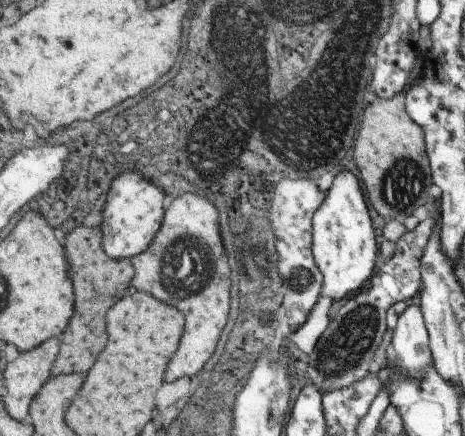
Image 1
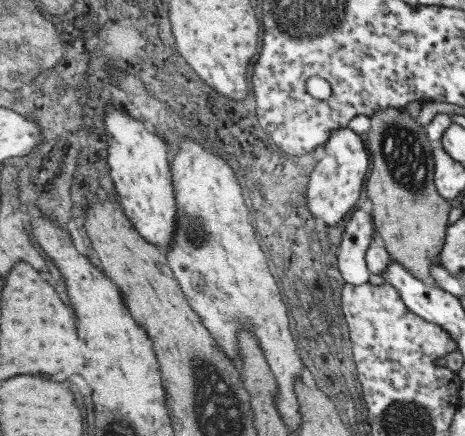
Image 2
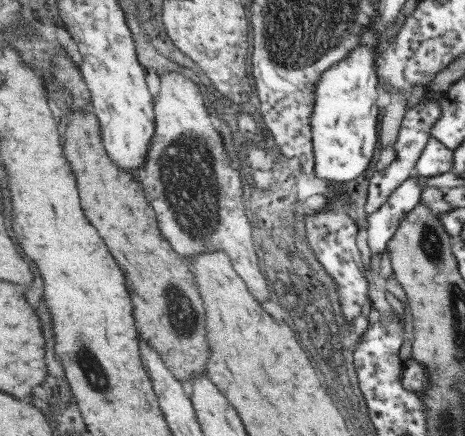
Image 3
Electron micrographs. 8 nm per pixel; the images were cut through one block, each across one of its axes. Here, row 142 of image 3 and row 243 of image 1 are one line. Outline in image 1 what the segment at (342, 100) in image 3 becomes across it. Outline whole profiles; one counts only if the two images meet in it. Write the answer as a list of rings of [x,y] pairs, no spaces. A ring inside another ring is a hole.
[[[349,170],[337,172],[325,194],[321,212],[313,216],[313,256],[317,256],[317,270],[325,272],[325,296],[321,298],[329,298],[331,304],[343,296],[355,294],[355,290],[371,278],[377,258],[377,242],[359,182]]]

